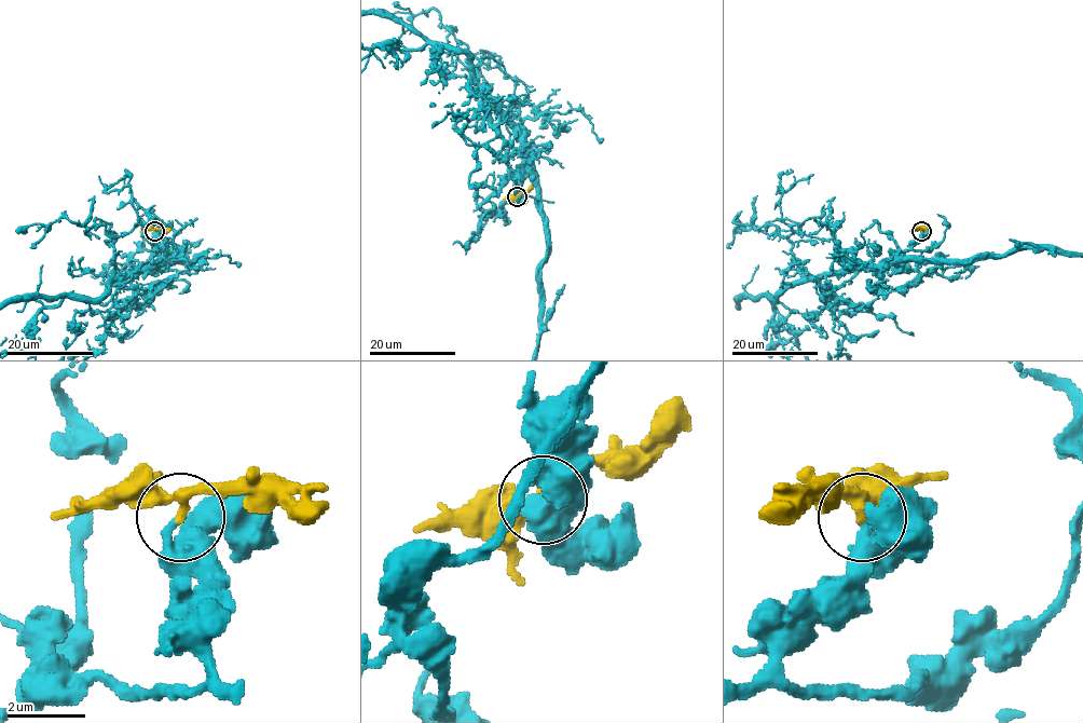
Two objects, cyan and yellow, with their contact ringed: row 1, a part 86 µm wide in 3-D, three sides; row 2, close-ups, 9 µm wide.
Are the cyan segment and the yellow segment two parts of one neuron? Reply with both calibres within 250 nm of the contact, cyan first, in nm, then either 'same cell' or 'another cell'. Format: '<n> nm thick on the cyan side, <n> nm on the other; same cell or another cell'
500 nm thick on the cyan side, 280 nm on the other; same cell

